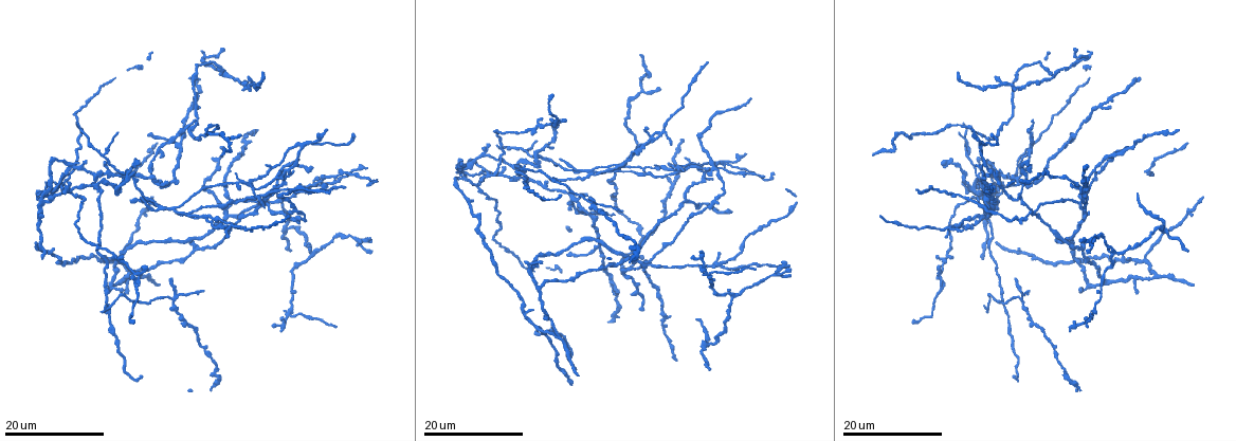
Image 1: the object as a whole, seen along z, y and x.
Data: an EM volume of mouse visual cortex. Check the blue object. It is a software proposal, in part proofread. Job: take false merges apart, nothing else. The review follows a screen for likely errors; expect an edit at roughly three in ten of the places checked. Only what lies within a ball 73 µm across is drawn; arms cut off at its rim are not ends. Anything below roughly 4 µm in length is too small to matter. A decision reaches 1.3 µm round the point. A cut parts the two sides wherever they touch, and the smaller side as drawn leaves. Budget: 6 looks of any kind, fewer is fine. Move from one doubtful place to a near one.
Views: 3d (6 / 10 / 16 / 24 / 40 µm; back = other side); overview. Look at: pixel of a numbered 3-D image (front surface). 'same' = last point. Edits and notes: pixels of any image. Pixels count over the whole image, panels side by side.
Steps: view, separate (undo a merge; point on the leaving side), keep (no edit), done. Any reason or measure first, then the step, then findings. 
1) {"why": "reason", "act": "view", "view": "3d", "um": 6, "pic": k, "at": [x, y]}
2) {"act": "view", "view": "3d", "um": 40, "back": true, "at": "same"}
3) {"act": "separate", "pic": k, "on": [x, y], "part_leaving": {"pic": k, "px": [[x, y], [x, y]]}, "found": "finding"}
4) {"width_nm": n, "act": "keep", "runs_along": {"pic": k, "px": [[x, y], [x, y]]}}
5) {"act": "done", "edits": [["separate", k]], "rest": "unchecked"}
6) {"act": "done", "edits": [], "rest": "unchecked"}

{"why": "a fork", "act": "view", "view": "3d", "um": 16, "pic": 1, "at": [650, 259]}

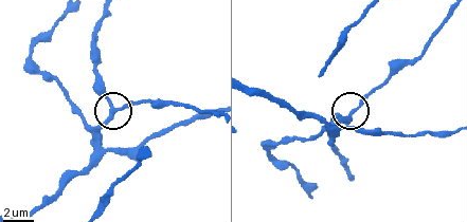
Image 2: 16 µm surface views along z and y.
{"act": "view", "view": "3d", "um": 6, "pic": 2, "at": [115, 110]}

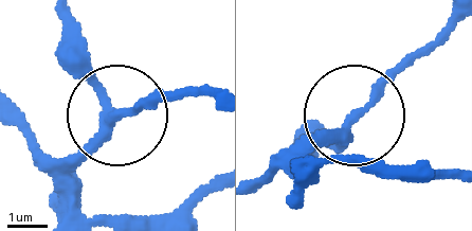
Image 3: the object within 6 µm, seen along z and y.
{"width_nm": 220, "act": "keep", "found": "one neuron here"}

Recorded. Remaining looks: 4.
{"why": "four-way junction", "act": "view", "view": "3d", "um": 16, "pic": 1, "at": [291, 316]}

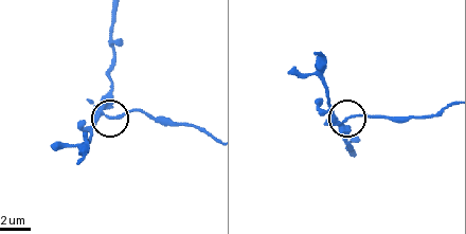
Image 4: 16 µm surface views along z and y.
{"why": "zoom in", "act": "view", "view": "3d", "um": 6, "pic": 4, "at": [105, 114]}

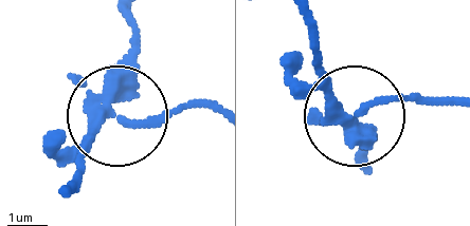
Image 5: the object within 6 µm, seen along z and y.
{"arms": 4, "act": "separate", "pic": 5, "on": [159, 126], "found": "a second neuron is stuck on"}

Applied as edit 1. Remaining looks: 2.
{"why": "looks like a crossing", "act": "view", "view": "3d", "um": 16, "pic": 1, "at": [286, 224]}

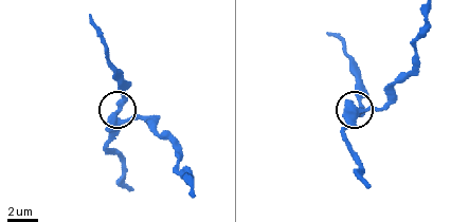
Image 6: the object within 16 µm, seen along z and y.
{"act": "view", "view": "3d", "um": 10, "pic": 6, "at": [112, 114]}

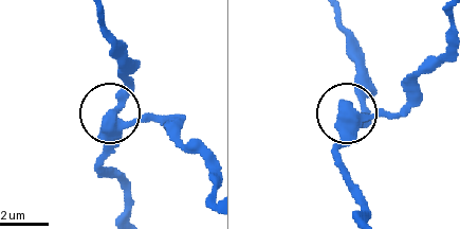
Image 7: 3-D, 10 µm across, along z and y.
{"width_nm": 390, "act": "keep", "found": "one neuron here"}

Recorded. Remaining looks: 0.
{"act": "done", "edits": [["separate", 5]], "rest": "unchecked"}

